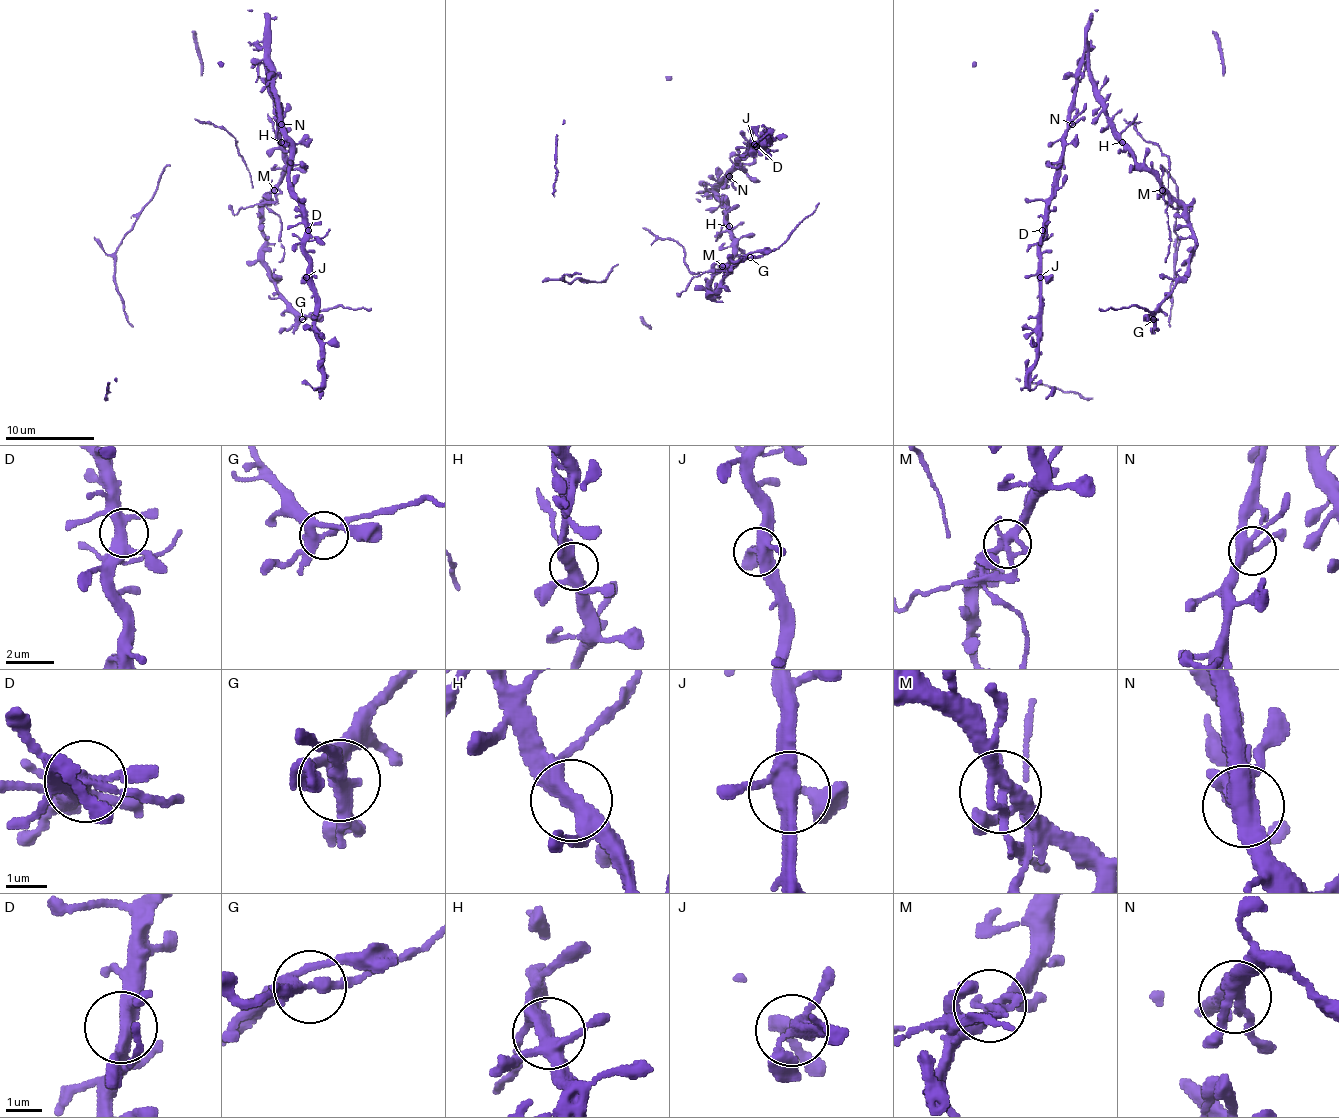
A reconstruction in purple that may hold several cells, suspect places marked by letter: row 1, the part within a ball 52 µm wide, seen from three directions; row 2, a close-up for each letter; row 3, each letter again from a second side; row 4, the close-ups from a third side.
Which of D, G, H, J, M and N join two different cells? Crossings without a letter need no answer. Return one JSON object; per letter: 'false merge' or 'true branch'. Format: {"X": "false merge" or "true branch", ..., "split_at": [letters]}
{"D": "true branch", "G": "false merge", "H": "true branch", "J": "true branch", "M": "false merge", "N": "true branch", "split_at": ["G", "M"]}

